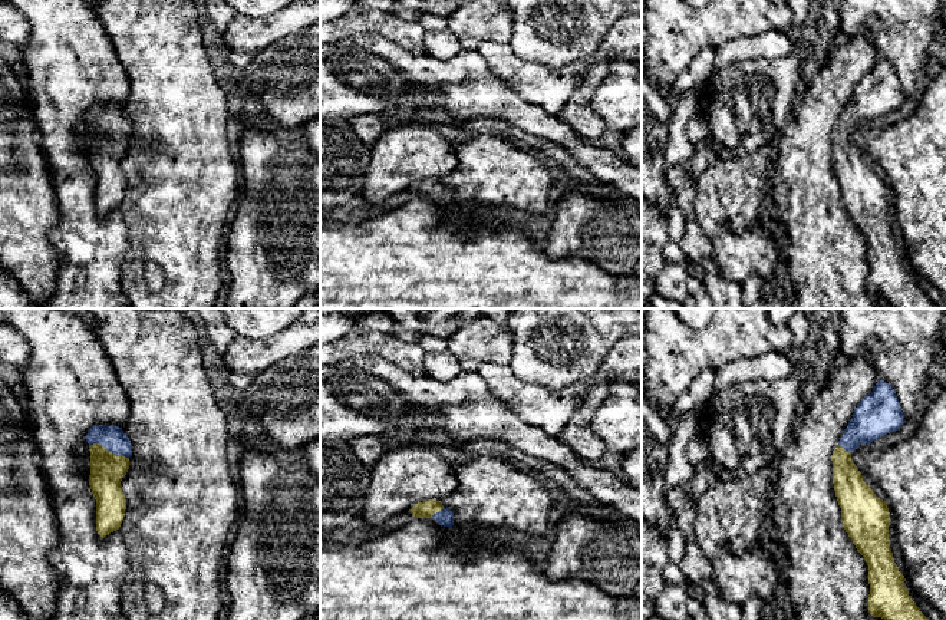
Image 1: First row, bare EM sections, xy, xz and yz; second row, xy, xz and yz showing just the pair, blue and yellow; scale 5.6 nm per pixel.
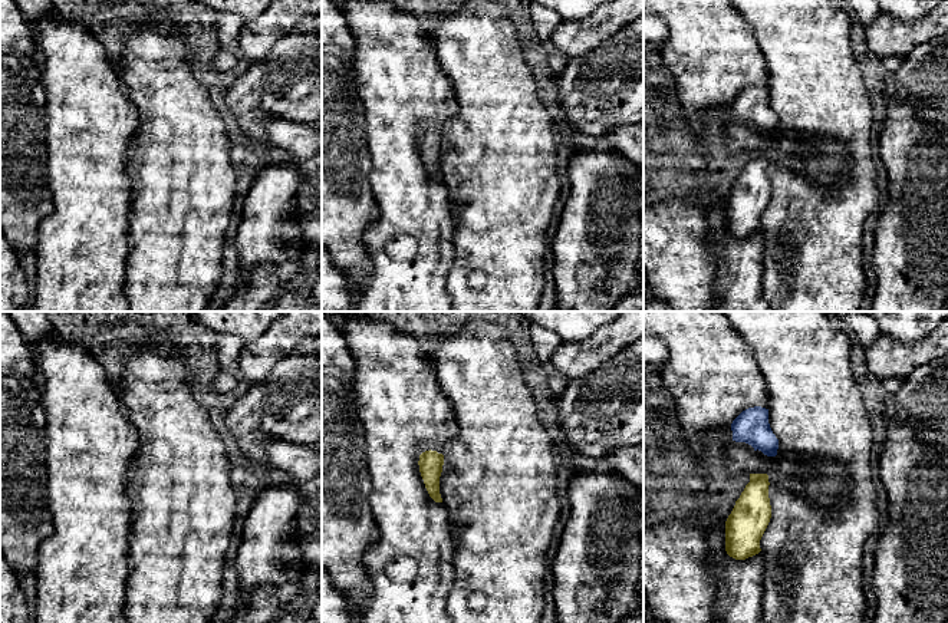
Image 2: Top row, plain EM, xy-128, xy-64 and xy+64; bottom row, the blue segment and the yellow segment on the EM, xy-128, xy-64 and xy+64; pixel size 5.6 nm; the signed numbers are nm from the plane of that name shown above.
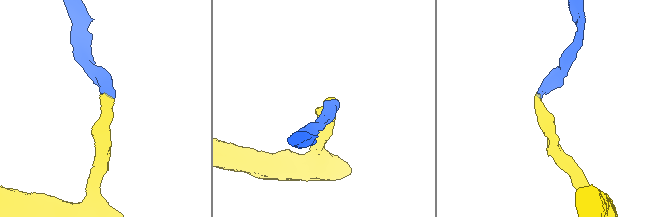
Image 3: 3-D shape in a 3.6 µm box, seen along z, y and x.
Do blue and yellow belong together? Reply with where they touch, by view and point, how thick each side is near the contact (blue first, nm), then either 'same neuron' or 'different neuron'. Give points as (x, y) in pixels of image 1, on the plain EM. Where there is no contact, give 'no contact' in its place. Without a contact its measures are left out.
contact xy (109, 129); calibres 140 and 190 nm; same neuron

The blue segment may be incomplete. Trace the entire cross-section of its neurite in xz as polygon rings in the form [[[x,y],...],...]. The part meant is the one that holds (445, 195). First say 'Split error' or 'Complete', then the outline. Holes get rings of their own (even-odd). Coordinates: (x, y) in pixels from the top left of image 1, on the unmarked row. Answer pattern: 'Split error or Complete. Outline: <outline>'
Split error. Outline: [[[428,178],[418,181],[408,191],[415,197],[434,197],[439,204],[452,205],[454,191],[442,184],[441,179]]]

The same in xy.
Split error. Outline: [[[115,103],[92,105],[86,121],[90,123],[89,164],[96,178],[96,210],[105,217],[123,199],[126,178],[121,159],[129,148],[132,123],[122,106]]]

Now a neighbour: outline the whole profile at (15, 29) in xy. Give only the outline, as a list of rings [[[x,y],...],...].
[[[0,0],[0,43],[24,47],[30,36],[26,17],[13,4]]]

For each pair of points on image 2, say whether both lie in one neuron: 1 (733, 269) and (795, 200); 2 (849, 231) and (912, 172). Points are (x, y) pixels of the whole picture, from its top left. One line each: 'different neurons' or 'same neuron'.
1: different neurons
2: different neurons

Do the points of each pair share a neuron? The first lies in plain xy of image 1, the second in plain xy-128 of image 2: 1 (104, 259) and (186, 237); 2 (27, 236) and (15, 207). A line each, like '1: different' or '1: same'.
1: different
2: same

